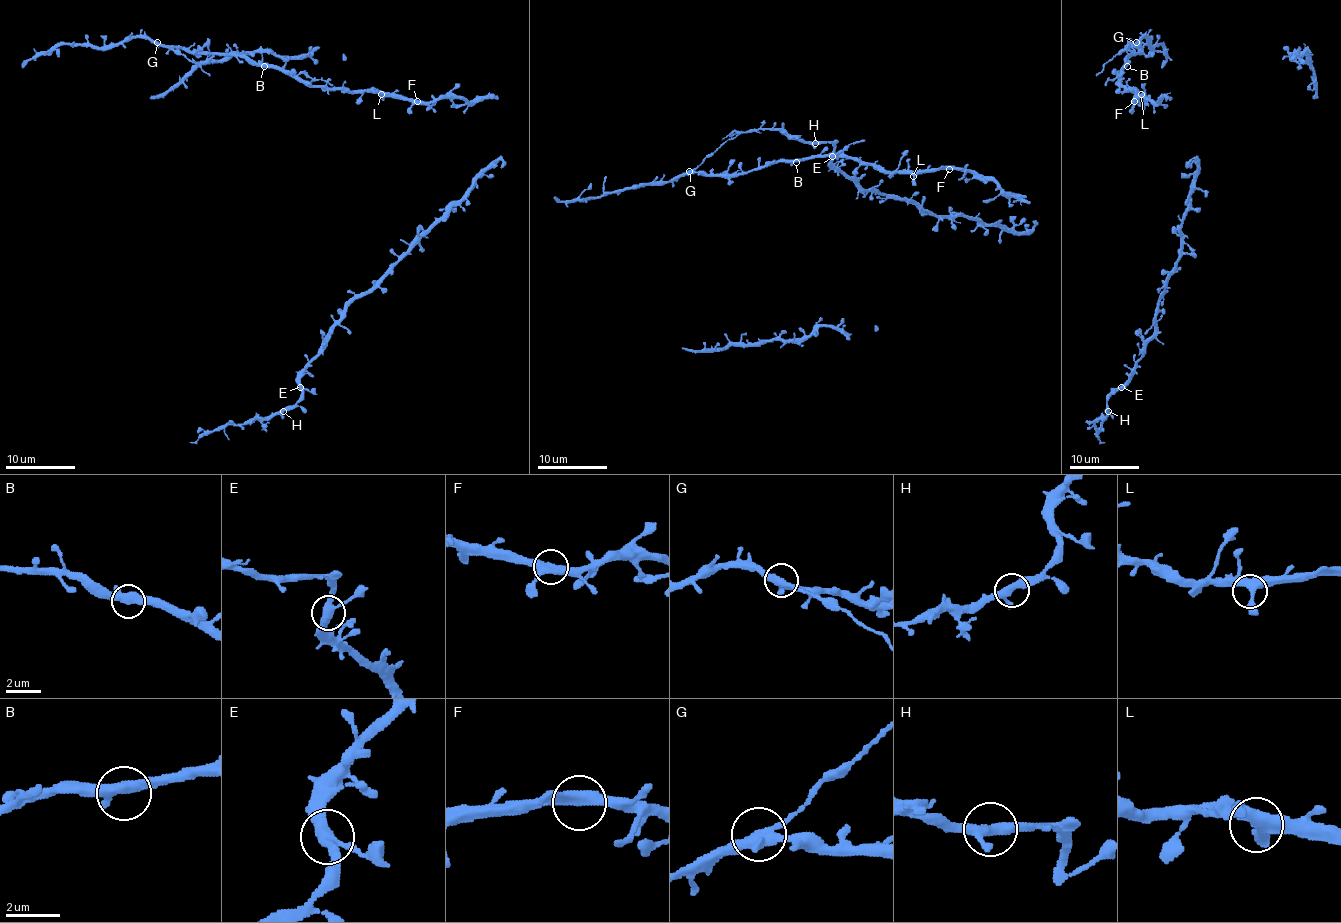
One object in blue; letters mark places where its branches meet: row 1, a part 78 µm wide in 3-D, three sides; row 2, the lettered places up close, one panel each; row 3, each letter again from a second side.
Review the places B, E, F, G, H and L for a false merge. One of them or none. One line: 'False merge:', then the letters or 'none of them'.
False merge: G

